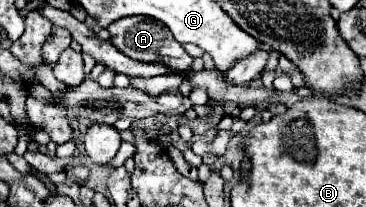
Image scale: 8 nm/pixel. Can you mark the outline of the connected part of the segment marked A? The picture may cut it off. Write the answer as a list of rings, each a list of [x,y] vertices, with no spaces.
[[[128,16],[112,22],[108,26],[108,32],[112,36],[112,44],[126,54],[132,60],[172,60],[172,72],[184,72],[192,66],[192,56],[172,38],[172,32],[154,18],[144,16]]]

